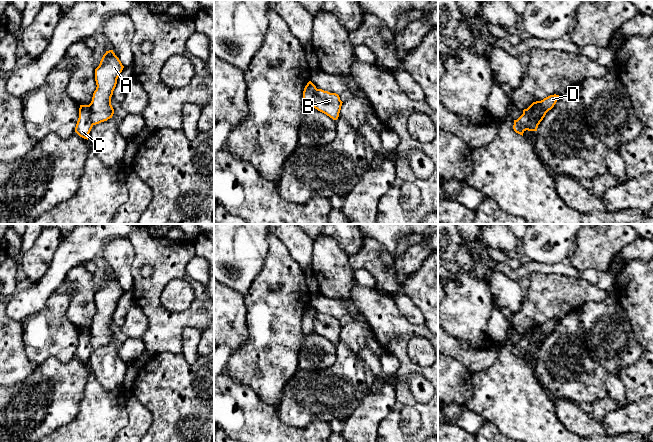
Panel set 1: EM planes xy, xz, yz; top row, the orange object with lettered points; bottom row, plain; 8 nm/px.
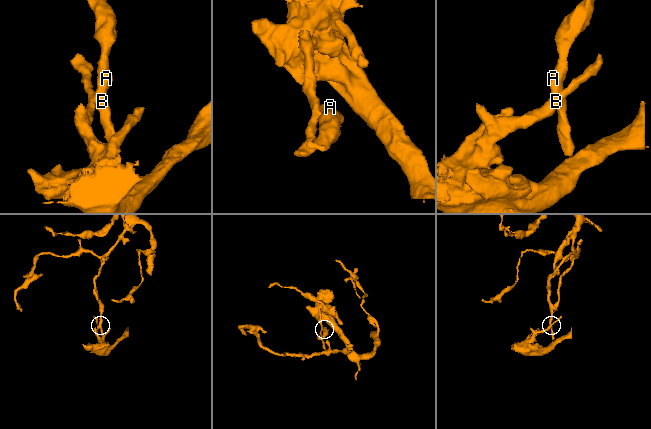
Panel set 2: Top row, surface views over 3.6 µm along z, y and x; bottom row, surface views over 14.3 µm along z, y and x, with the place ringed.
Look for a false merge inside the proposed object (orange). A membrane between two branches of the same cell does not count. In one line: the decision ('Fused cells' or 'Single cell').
Fused cells

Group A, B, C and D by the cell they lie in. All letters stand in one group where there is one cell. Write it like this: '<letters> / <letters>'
A B / C D

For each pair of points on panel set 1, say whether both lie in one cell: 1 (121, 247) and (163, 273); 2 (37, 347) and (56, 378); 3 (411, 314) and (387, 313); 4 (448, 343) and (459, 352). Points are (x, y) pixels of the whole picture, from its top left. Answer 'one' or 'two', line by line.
1: two
2: two
3: two
4: one

